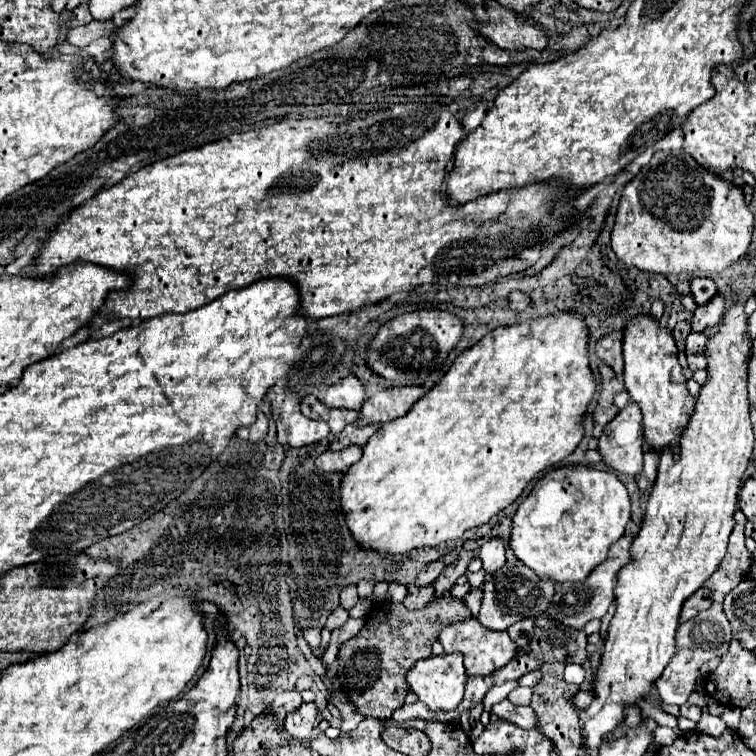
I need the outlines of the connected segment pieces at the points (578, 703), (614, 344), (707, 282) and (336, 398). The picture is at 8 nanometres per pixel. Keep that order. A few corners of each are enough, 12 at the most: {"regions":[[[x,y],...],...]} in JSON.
{"regions":[[[579,690],[571,698],[577,712],[583,712],[595,694],[591,690]],[[621,330],[595,342],[595,352],[617,376],[623,374]],[[691,278],[695,304],[705,304],[717,286],[711,278]],[[345,376],[325,390],[331,408],[361,410],[365,388],[357,376]]]}

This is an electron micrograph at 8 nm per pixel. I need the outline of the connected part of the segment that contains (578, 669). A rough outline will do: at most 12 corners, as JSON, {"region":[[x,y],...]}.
{"region":[[567,664],[565,680],[581,686],[583,666]]}

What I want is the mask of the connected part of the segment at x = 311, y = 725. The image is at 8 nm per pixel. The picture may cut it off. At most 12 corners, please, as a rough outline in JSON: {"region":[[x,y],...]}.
{"region":[[303,704],[285,718],[293,738],[309,740],[315,730],[317,706]]}

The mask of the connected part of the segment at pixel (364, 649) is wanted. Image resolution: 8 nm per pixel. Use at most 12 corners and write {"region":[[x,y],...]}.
{"region":[[433,598],[375,602],[339,644],[339,684],[357,714],[389,720],[407,670],[469,608]]}

